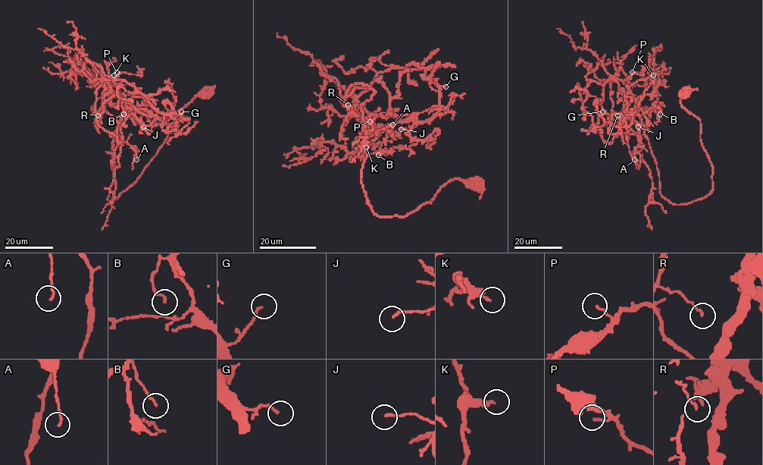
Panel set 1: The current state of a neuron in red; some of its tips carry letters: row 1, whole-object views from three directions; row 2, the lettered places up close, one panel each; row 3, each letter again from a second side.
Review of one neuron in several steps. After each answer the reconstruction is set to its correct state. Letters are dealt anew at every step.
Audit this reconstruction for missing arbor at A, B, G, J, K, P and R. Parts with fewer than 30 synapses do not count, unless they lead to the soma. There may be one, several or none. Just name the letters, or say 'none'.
none

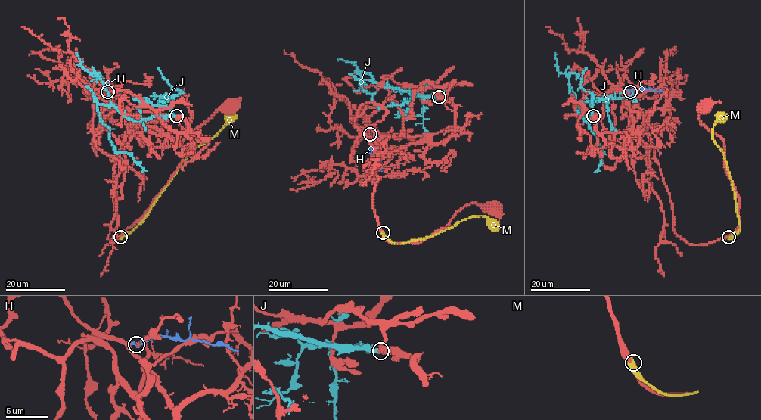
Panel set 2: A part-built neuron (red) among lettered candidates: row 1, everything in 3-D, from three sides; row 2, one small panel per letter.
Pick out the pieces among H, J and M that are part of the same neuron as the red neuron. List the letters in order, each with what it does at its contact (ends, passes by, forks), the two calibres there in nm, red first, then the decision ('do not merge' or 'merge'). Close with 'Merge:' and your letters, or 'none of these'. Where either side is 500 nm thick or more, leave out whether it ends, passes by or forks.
H: it passes by | 240/200 nm | do not merge
J: 600/500 nm | merge
M: it ends | 380/360 nm | do not merge
Merge: J

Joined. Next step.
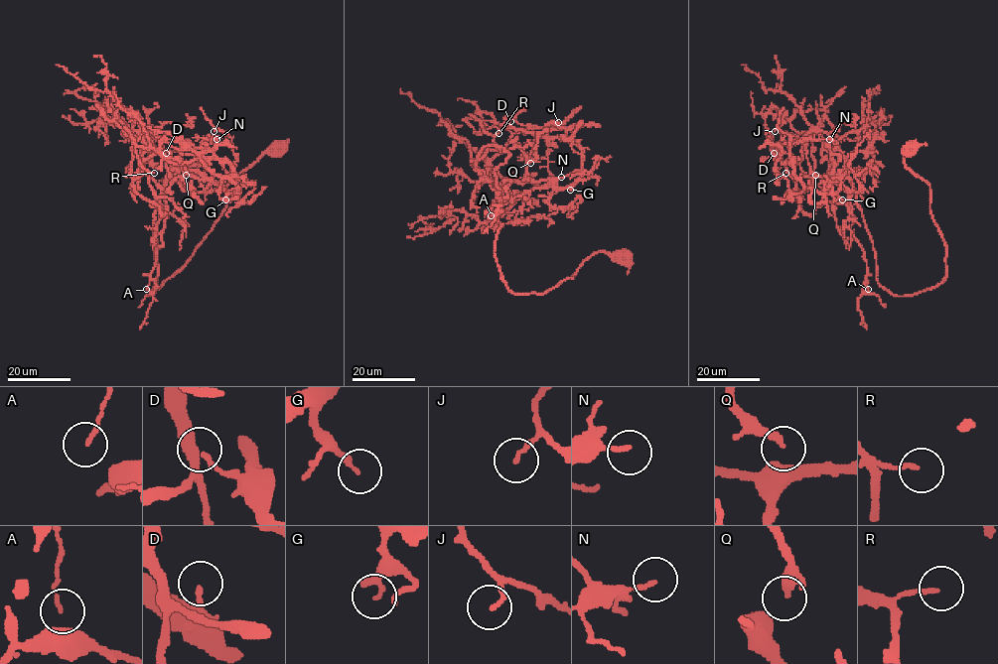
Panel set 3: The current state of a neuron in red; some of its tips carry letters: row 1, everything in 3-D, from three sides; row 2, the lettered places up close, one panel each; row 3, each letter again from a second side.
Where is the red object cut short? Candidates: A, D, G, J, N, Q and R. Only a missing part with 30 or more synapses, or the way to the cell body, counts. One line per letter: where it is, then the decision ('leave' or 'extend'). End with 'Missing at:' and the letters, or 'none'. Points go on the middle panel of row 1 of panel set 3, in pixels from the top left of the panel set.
A: place (491, 215); extend
D: place (510, 121); leave
G: place (570, 190); extend
J: place (558, 122); leave
N: place (561, 177); leave
Q: place (530, 163); leave
R: place (498, 133); leave
Missing at: A, G

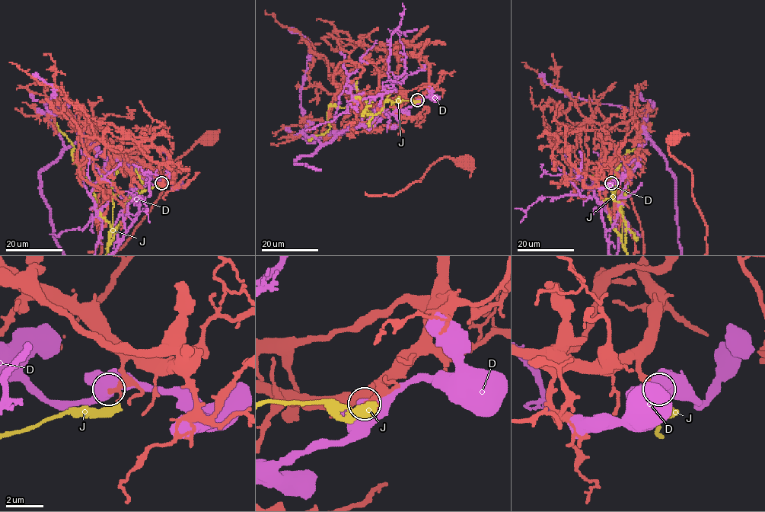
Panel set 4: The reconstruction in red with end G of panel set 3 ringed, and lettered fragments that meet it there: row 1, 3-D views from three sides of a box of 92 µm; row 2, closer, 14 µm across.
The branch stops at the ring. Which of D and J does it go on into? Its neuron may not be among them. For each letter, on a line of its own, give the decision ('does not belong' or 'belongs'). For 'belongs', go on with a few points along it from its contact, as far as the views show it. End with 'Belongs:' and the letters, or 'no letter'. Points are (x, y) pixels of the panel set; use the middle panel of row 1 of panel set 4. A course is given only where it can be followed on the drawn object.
D: does not belong
J: does not belong
Belongs: no letter

